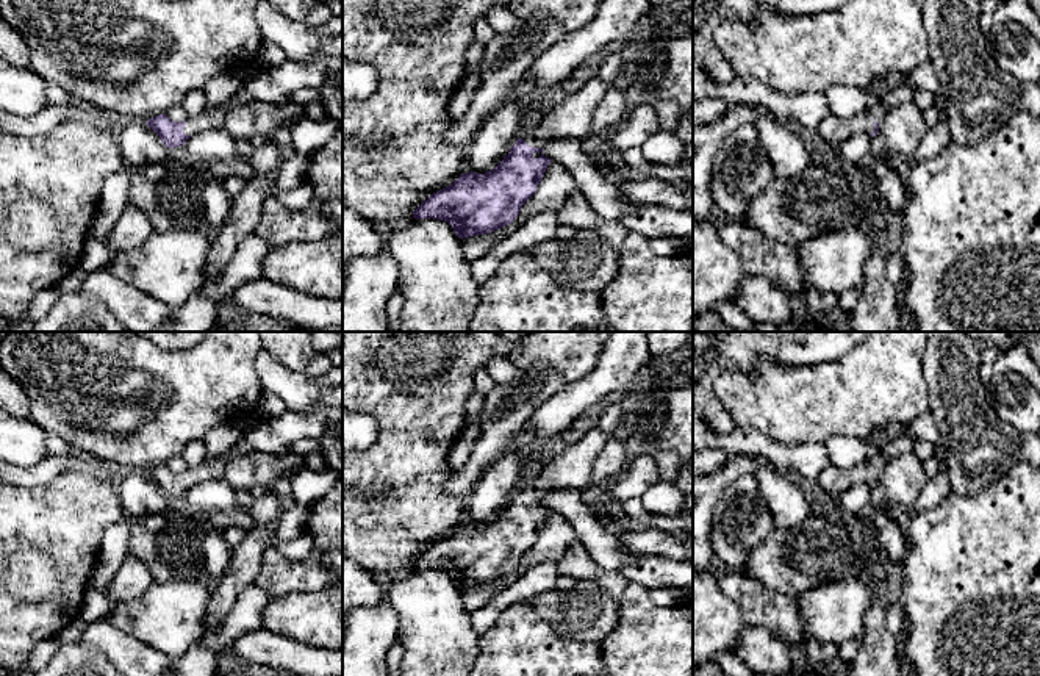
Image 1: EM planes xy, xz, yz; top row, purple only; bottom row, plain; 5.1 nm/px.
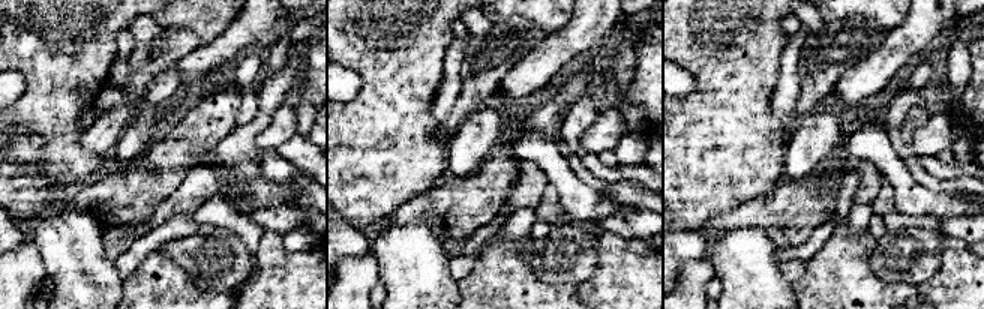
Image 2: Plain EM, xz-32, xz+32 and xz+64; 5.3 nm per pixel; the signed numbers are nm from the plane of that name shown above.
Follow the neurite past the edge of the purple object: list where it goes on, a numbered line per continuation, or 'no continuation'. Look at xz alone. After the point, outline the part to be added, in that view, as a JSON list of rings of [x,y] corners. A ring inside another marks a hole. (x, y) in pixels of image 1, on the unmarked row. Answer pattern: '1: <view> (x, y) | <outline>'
1: xz (573, 468) | [[[597,426],[574,446],[557,455],[532,482],[522,487],[524,493],[541,499],[555,488],[582,491],[590,485],[593,465],[610,438]]]

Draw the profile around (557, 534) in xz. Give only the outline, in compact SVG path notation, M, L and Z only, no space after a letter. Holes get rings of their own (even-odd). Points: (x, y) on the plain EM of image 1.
M550 512L536 543L522 556L516 570L491 584L461 590L464 610L472 613L485 607L491 598L507 584L522 576L530 568L544 562L560 562L569 545L577 538L574 526L561 515Z

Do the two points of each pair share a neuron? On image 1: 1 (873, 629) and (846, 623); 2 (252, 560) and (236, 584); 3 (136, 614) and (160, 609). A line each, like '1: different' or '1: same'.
1: different
2: same
3: same

